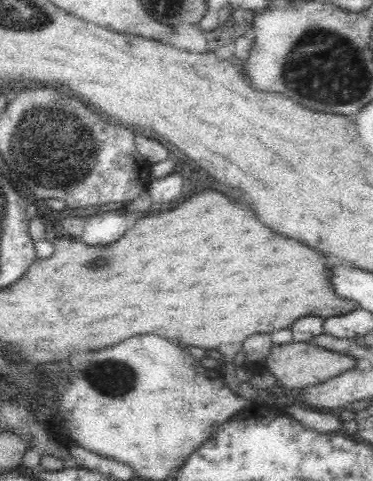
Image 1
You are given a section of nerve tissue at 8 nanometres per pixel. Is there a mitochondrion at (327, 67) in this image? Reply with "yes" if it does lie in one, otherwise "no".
yes

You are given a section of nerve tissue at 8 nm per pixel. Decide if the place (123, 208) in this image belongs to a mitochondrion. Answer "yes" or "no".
no

